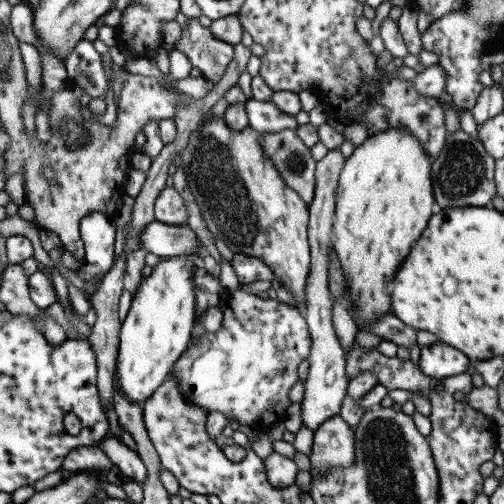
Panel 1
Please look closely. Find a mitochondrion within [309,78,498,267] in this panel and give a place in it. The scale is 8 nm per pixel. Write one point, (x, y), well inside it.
(463, 169)

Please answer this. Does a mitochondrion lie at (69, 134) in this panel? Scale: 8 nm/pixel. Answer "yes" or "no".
yes

